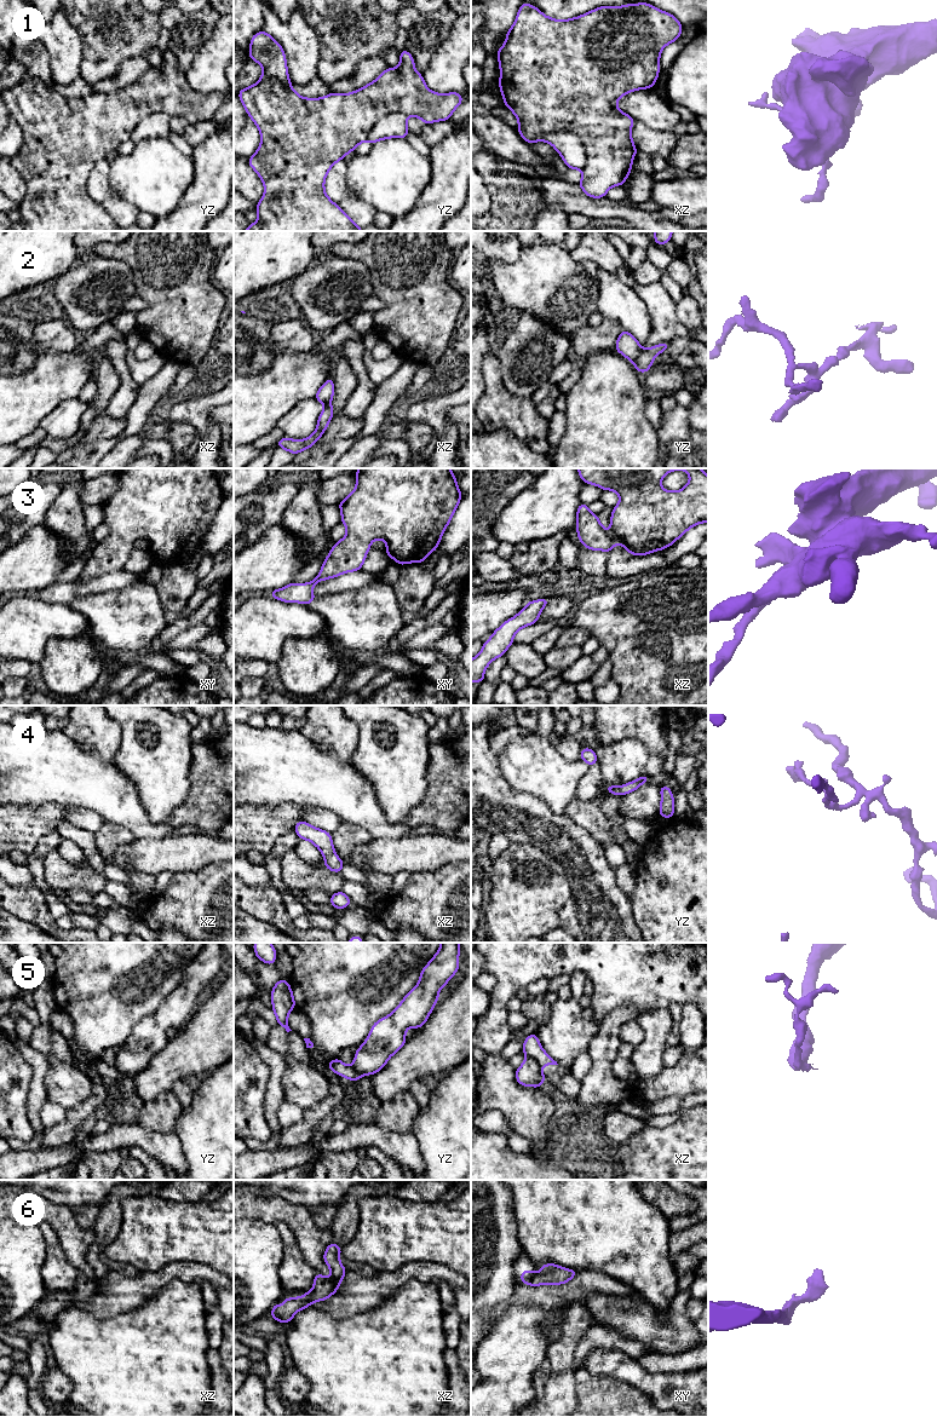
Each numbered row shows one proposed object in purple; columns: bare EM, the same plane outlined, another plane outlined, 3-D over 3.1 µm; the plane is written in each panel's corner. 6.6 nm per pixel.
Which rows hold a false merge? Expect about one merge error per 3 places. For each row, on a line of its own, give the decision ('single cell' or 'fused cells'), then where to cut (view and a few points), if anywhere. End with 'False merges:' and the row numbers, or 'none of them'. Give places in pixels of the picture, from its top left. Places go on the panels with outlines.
1: single cell; cut none
2: fused cells; cut yz (643, 350), (632, 362)
3: single cell; cut none
4: single cell; cut none
5: fused cells; cut xz (527, 1055), (532, 1057), (541, 1067)
6: single cell; cut none
False merges: 2, 5

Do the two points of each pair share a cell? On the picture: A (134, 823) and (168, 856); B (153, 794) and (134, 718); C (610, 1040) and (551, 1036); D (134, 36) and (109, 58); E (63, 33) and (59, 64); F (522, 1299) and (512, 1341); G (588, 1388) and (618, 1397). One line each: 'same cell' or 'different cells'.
A: different cells
B: same cell
C: different cells
D: same cell
E: same cell
F: different cells
G: same cell

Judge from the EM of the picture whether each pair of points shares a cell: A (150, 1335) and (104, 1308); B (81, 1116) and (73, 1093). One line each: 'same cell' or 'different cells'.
A: different cells
B: different cells

